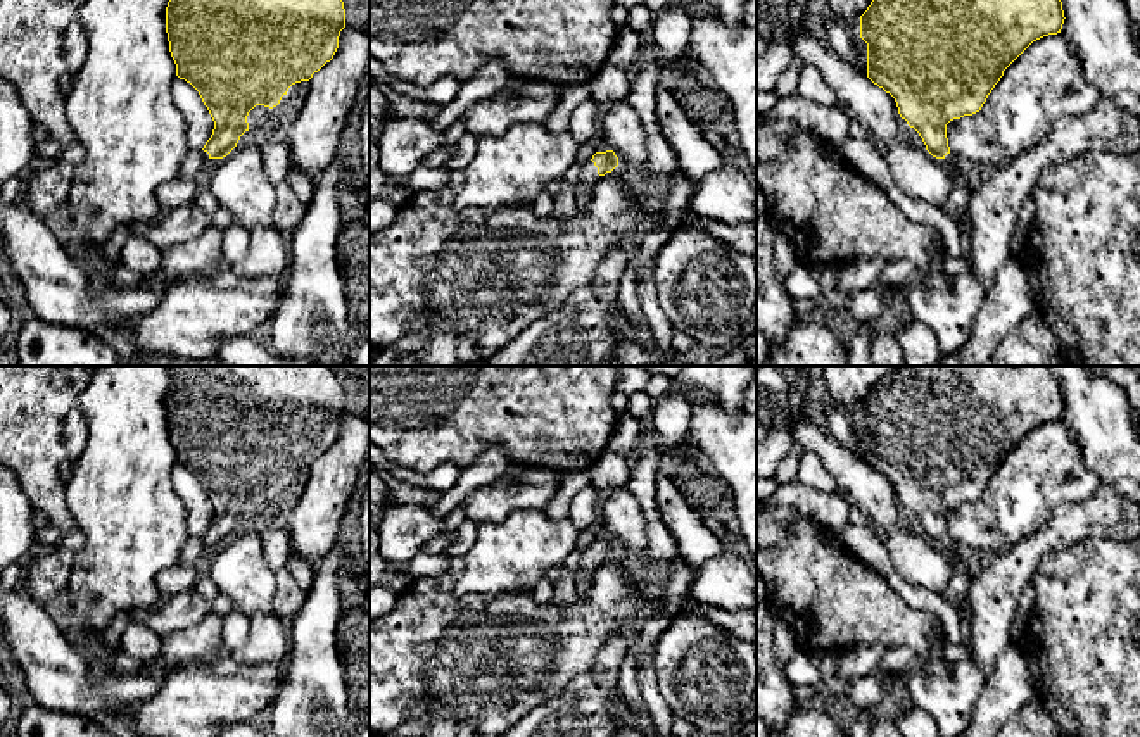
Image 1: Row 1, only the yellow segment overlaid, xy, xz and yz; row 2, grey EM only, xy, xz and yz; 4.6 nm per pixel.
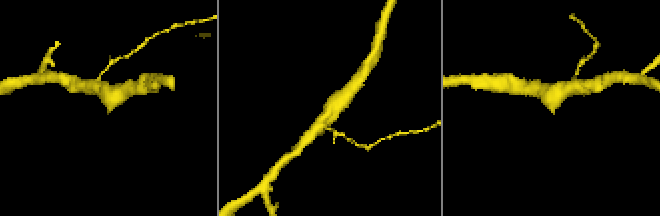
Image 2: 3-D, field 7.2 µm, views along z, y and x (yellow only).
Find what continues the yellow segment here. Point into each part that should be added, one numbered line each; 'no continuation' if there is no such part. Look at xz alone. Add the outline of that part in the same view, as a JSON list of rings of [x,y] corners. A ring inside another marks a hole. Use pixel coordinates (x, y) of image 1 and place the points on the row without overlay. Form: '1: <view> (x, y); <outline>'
1: xz (589, 563); [[[587,547],[582,554],[580,566],[575,573],[556,570],[553,573],[553,576],[554,576],[554,580],[558,580],[558,578],[577,580],[579,576],[592,576],[594,578],[594,573],[599,566],[601,566],[601,563],[598,561],[598,554],[594,552],[592,547]]]

